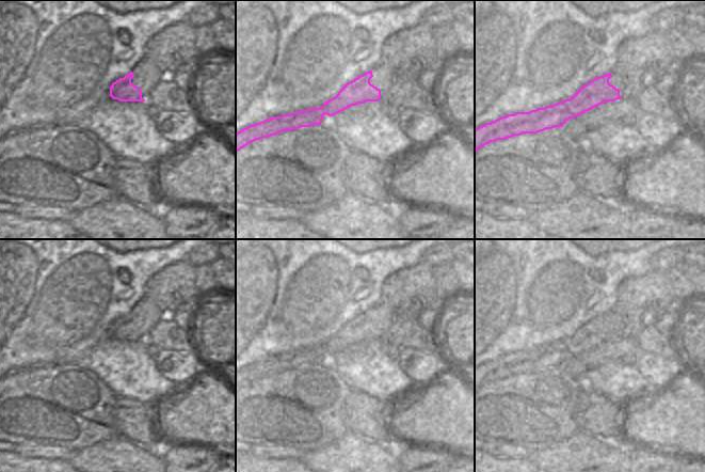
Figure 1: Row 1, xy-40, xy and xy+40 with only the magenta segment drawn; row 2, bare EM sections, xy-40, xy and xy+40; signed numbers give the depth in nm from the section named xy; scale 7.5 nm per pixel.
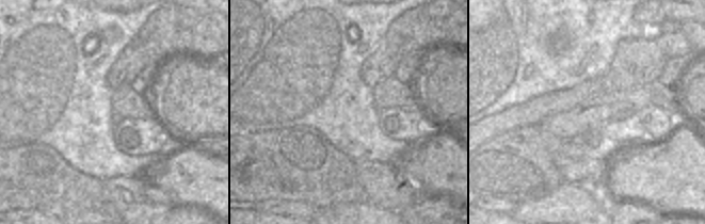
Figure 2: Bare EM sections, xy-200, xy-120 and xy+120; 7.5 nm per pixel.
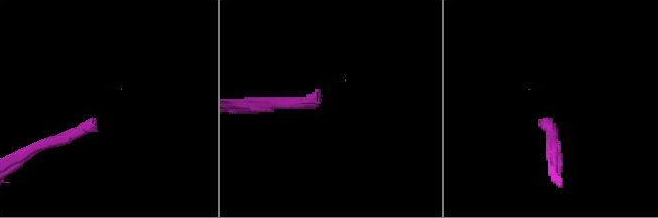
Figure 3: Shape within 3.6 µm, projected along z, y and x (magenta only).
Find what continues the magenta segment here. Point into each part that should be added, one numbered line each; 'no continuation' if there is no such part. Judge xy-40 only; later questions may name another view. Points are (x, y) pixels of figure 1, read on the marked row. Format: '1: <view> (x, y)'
no continuation

